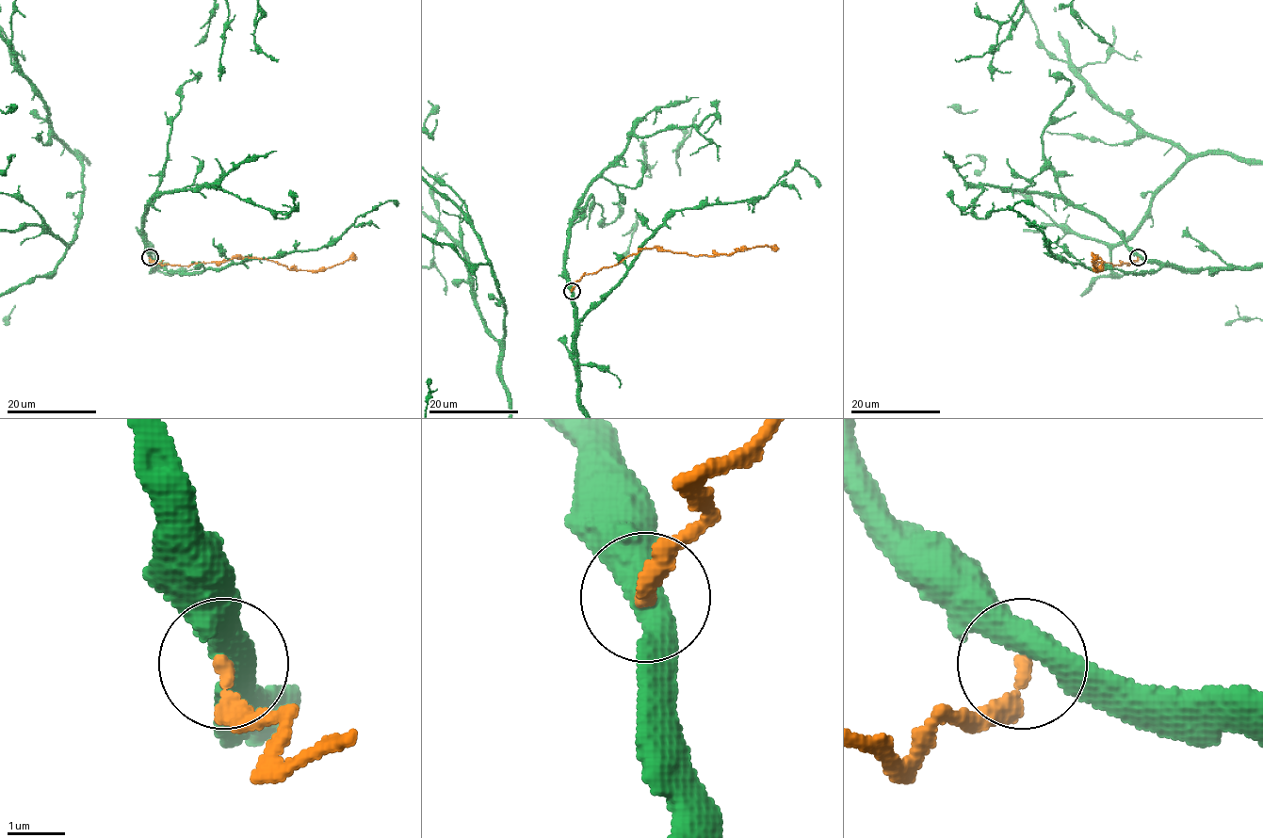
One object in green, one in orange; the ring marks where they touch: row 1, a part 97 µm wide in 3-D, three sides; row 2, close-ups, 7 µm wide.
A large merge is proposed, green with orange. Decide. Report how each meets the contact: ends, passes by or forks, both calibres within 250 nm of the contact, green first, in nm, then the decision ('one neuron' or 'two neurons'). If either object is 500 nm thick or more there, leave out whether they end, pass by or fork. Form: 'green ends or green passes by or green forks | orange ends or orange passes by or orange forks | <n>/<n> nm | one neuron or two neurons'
green passes by | orange ends | 480/280 nm | two neurons

